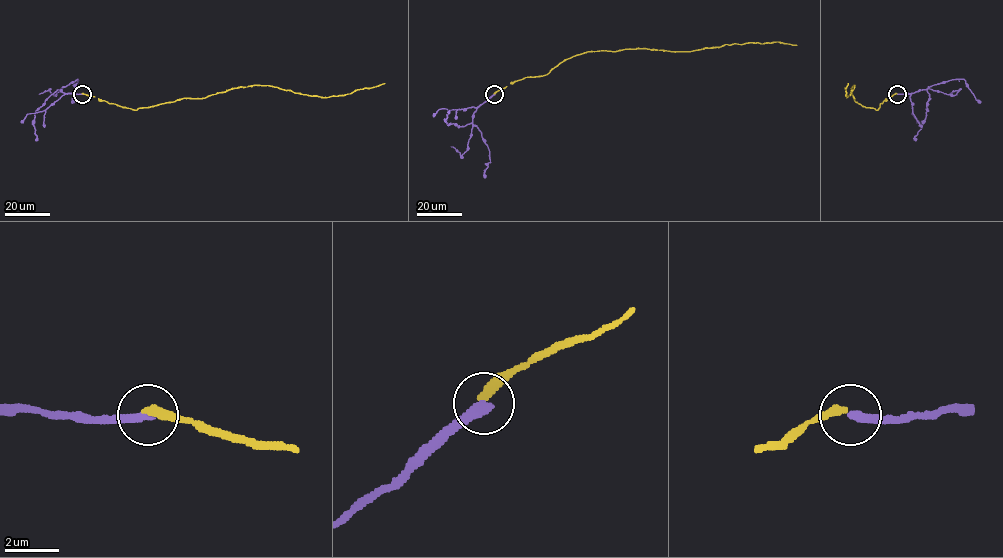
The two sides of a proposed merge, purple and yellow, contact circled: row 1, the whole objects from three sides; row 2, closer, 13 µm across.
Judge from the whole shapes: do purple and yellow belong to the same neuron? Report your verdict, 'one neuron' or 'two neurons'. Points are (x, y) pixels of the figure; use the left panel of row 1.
two neurons

